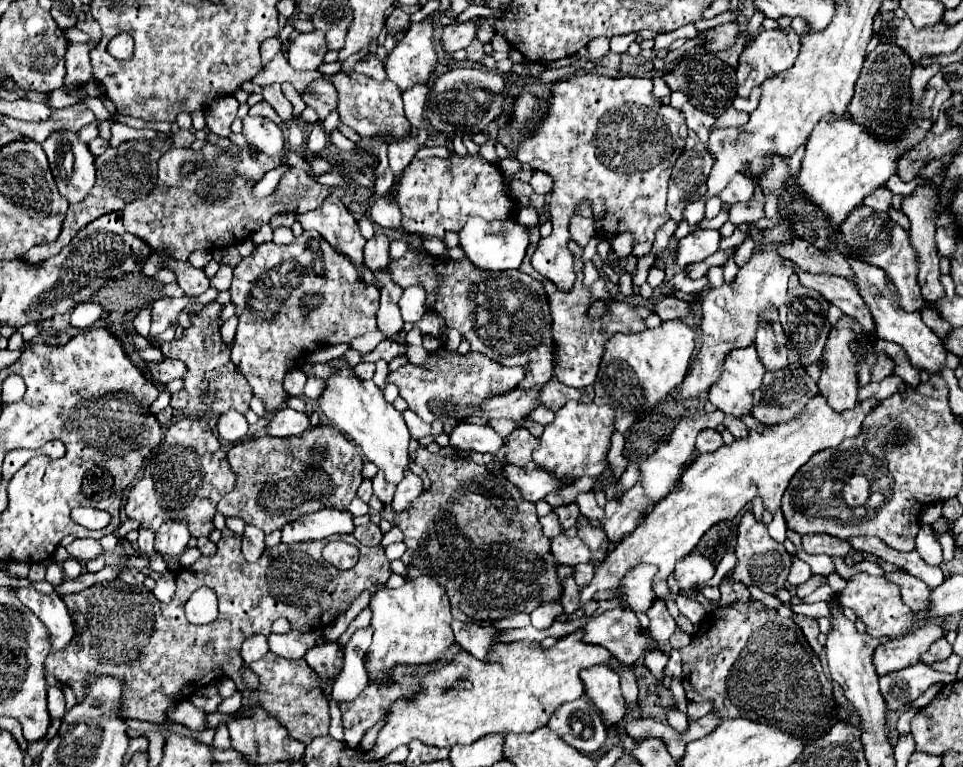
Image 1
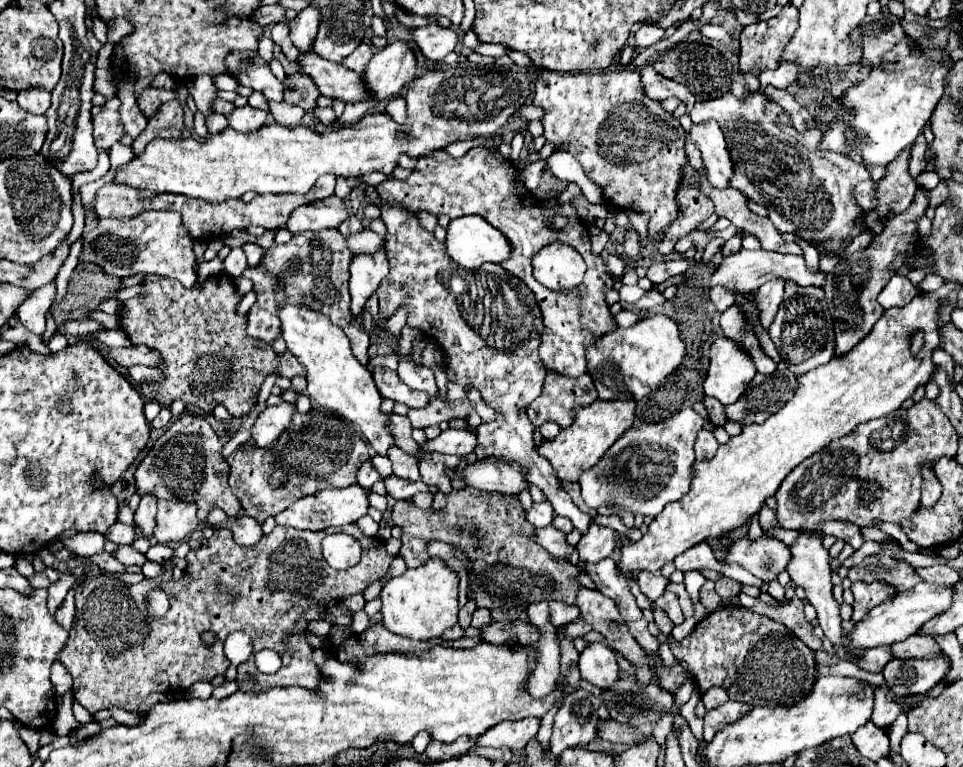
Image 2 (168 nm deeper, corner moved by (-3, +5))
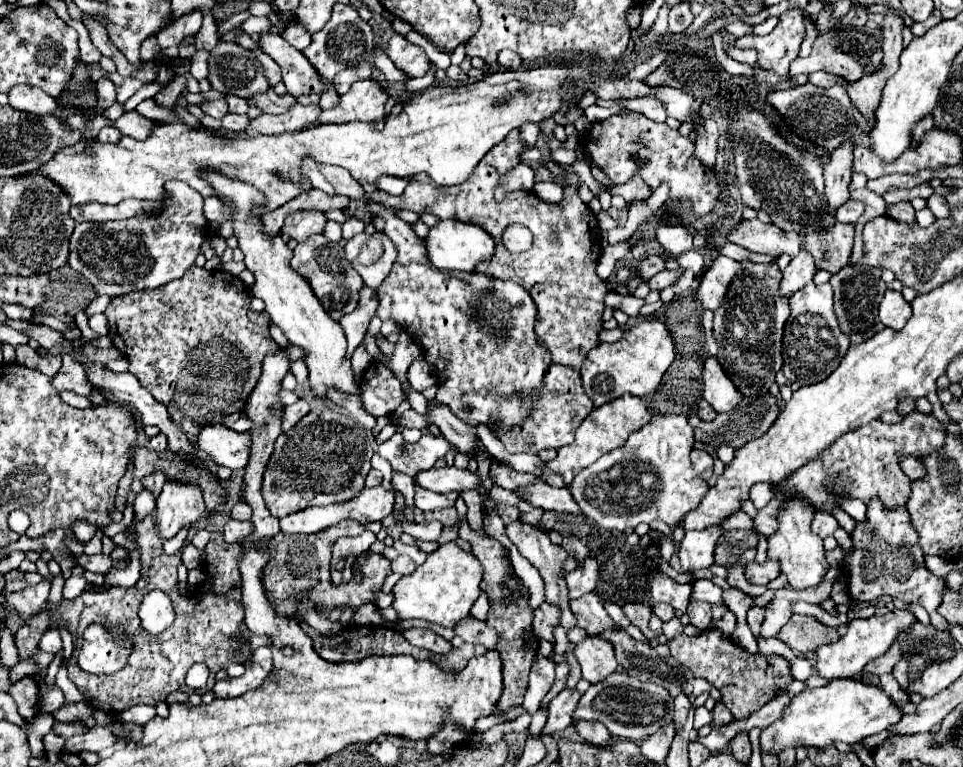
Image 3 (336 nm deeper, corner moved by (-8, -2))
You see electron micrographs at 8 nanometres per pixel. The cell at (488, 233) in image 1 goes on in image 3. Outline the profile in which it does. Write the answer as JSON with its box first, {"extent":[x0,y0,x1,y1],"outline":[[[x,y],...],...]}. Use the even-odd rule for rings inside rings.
{"extent":[424,219,494,271],"outline":[[[454,219],[438,221],[424,237],[424,245],[428,251],[430,263],[442,271],[454,271],[454,269],[456,271],[474,271],[474,267],[482,259],[490,259],[494,255],[494,241],[482,227],[476,227],[472,223],[454,221]]]}

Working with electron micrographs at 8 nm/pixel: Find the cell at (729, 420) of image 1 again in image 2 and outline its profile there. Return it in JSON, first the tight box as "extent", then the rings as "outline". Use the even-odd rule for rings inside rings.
{"extent":[703,396,727,426],"outline":[[[705,396],[703,402],[705,402],[705,406],[707,406],[707,412],[709,412],[709,418],[711,418],[713,424],[717,424],[717,426],[727,424],[727,418],[725,418],[725,406],[721,406],[717,400],[707,398],[707,396]]]}

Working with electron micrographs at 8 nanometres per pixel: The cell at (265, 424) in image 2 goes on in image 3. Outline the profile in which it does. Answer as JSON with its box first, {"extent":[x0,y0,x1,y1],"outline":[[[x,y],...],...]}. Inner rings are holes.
{"extent":[196,423,250,469],"outline":[[[222,423],[206,425],[196,443],[208,455],[208,459],[220,467],[242,469],[248,461],[250,435],[226,429]]]}

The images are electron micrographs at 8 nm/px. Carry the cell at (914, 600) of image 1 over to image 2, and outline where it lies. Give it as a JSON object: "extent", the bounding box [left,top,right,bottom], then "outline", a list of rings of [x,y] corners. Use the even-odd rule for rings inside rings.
{"extent":[847,544,921,590],"outline":[[[883,544],[881,554],[865,558],[859,566],[849,568],[847,578],[851,582],[855,582],[855,580],[863,580],[863,582],[883,580],[891,586],[899,586],[901,590],[907,590],[907,588],[915,586],[917,582],[921,582],[921,576],[915,572],[915,568],[911,568],[909,564],[905,564],[901,560],[899,548],[887,546],[887,544]]]}

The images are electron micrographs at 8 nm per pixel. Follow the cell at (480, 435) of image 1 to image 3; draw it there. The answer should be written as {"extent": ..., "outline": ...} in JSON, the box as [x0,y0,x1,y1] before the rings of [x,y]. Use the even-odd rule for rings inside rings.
{"extent":[378,433,452,477],"outline":[[[396,433],[392,439],[378,447],[378,453],[390,461],[394,471],[414,477],[418,471],[430,469],[438,459],[446,455],[448,449],[452,449],[452,445],[442,435],[422,435],[420,441],[408,443],[400,433]]]}

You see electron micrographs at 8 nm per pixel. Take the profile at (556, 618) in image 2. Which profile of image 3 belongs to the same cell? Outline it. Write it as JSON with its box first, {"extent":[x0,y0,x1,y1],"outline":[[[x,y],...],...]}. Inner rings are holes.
{"extent":[534,603,560,646],"outline":[[[542,603],[538,609],[534,609],[534,635],[538,639],[546,639],[555,646],[555,638],[552,635],[552,629],[558,625],[558,617],[560,617],[560,609],[550,605],[550,603]]]}

